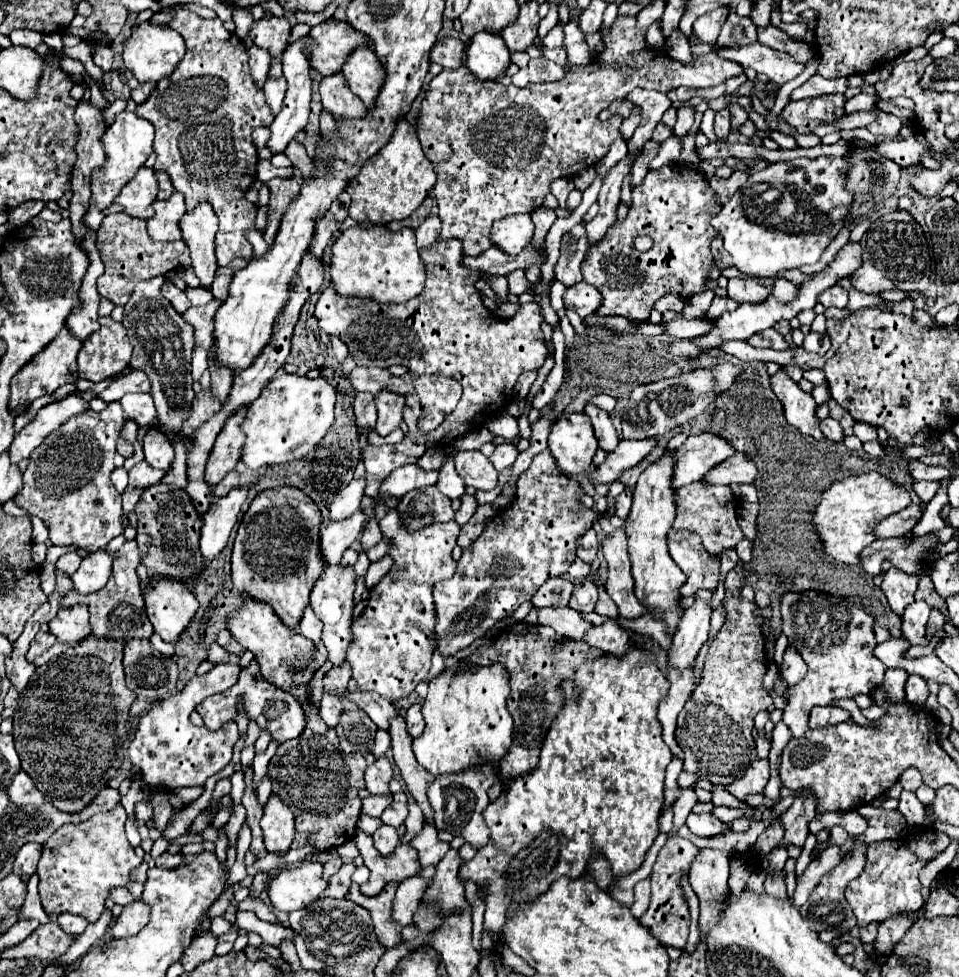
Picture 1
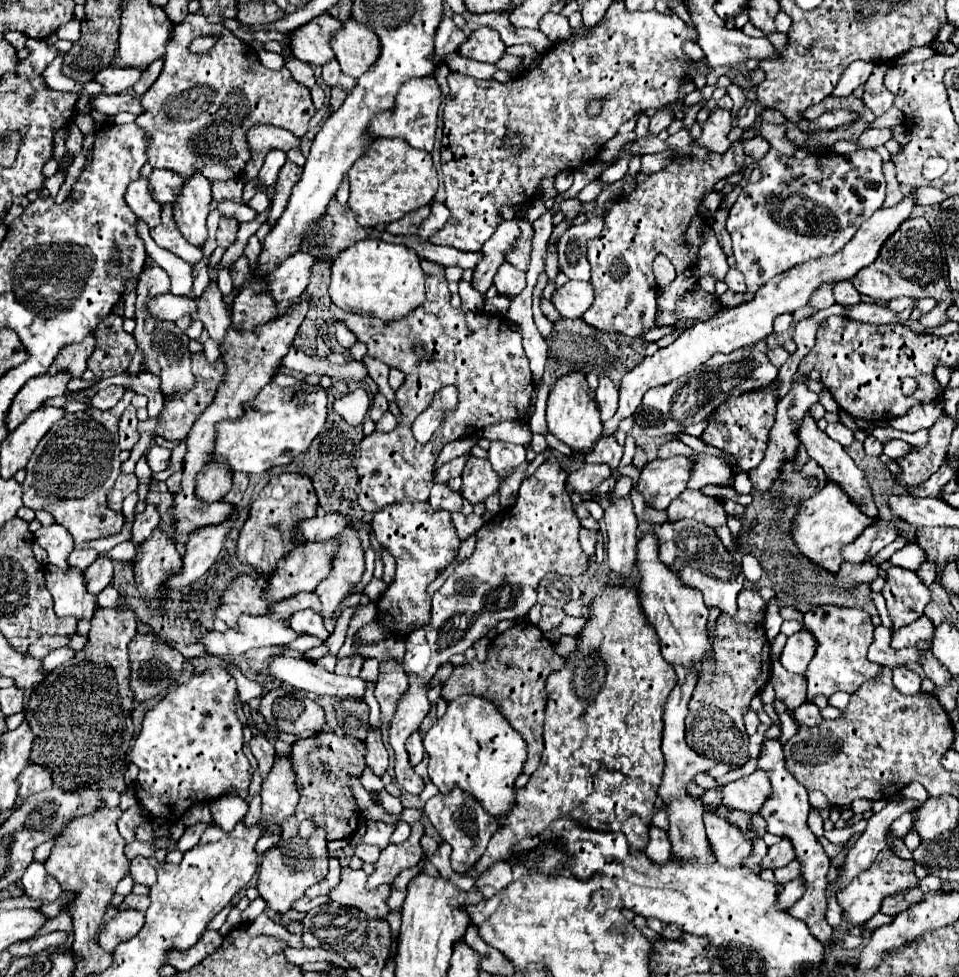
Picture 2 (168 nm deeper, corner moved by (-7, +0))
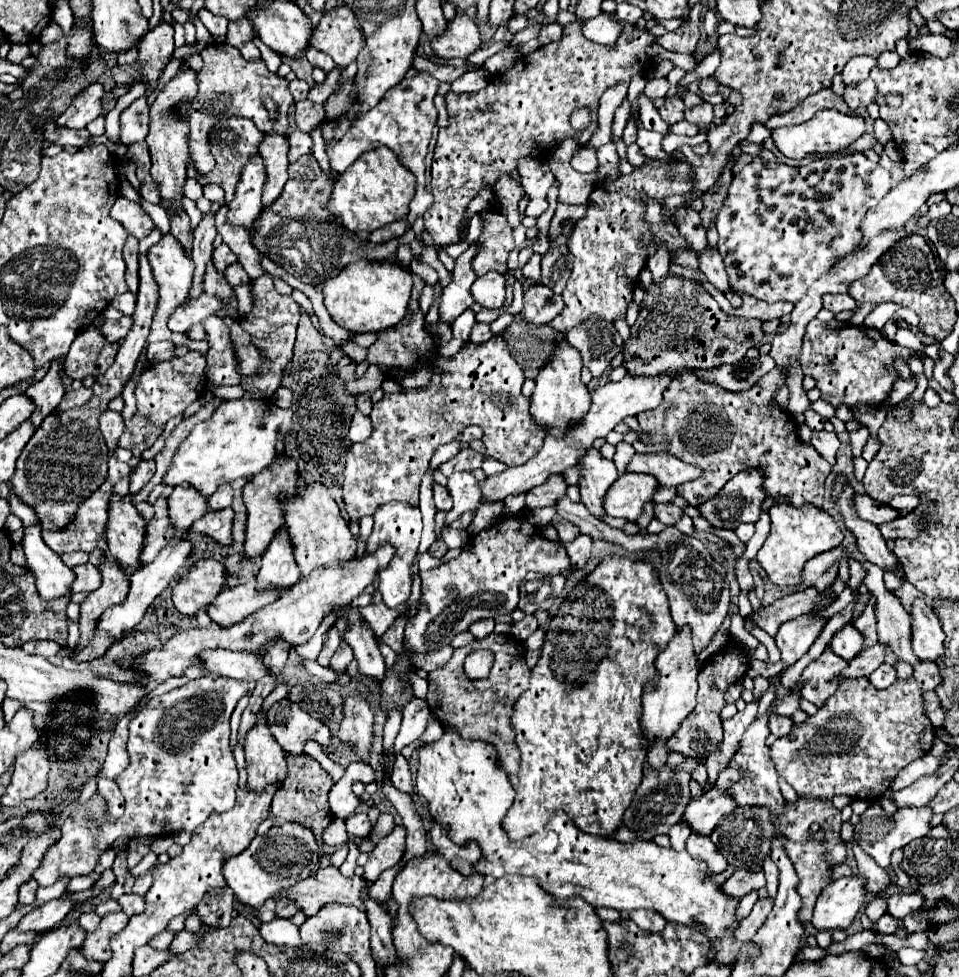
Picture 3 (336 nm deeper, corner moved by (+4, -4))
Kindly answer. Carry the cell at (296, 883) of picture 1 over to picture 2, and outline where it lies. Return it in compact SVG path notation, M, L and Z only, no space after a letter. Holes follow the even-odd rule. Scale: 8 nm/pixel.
M315 828L309 838L301 838L299 834L289 840L279 840L271 846L261 858L261 870L257 878L257 892L269 904L271 910L283 914L291 908L291 904L305 894L305 890L317 884L327 874L327 838L323 828Z

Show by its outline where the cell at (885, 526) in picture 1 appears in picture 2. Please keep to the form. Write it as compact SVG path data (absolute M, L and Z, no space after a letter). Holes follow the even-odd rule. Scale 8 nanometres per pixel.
M883 520L867 526L865 532L861 532L859 538L855 538L851 544L843 546L841 556L849 564L861 564L869 562L881 548L891 544L897 538L897 530L893 524L887 524Z

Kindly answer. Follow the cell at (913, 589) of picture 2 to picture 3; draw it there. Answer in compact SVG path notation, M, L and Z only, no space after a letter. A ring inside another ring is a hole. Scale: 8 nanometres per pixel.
M870 596L864 612L854 620L854 626L862 632L864 636L864 648L874 646L878 642L878 632L876 632L876 618L874 618L874 596Z

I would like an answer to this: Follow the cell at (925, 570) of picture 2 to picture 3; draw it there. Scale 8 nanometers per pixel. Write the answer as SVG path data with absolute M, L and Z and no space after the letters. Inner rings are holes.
M891 570L884 573L883 580L886 588L889 591L894 592L902 586L905 577L902 576L900 572Z

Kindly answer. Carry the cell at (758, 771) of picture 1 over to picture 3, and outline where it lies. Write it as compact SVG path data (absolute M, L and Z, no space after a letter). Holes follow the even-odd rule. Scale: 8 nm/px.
M712 788L688 804L684 820L692 826L692 830L700 834L712 834L720 818L732 814L734 808L736 808L734 796L728 790L722 792L718 788Z

